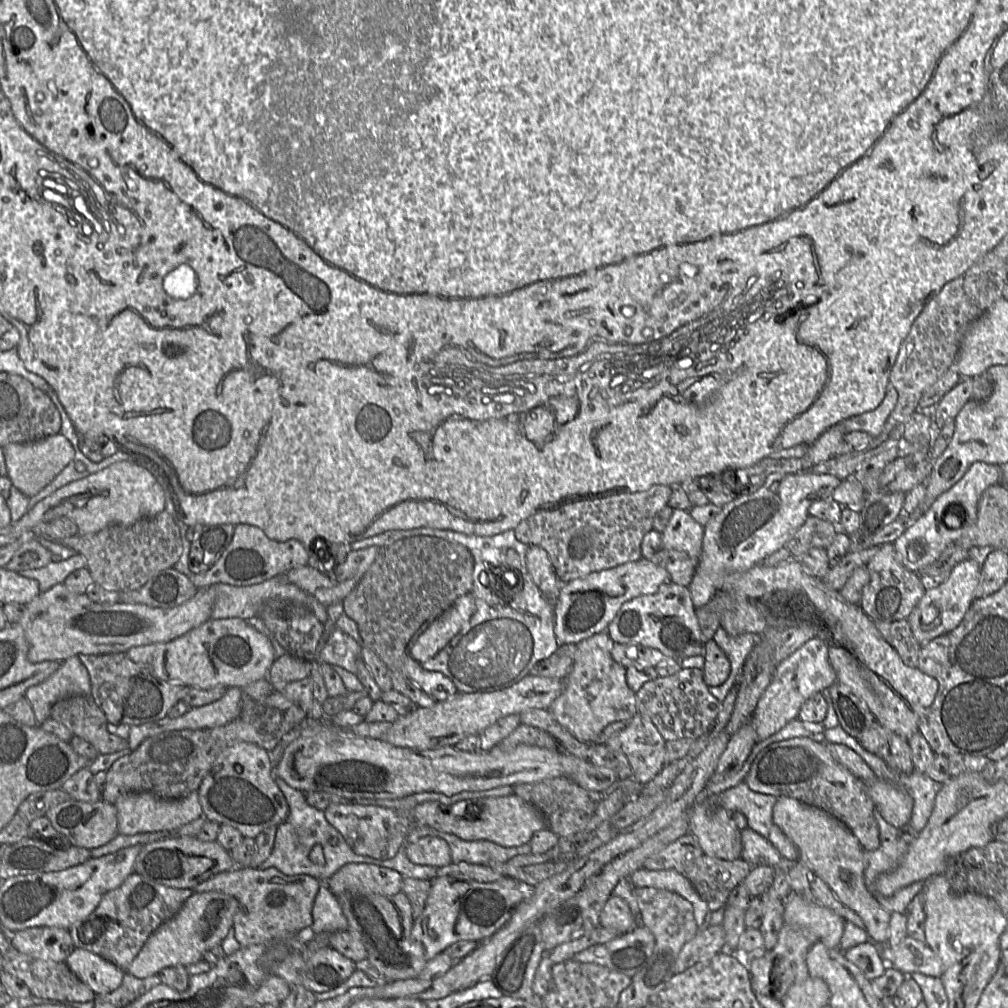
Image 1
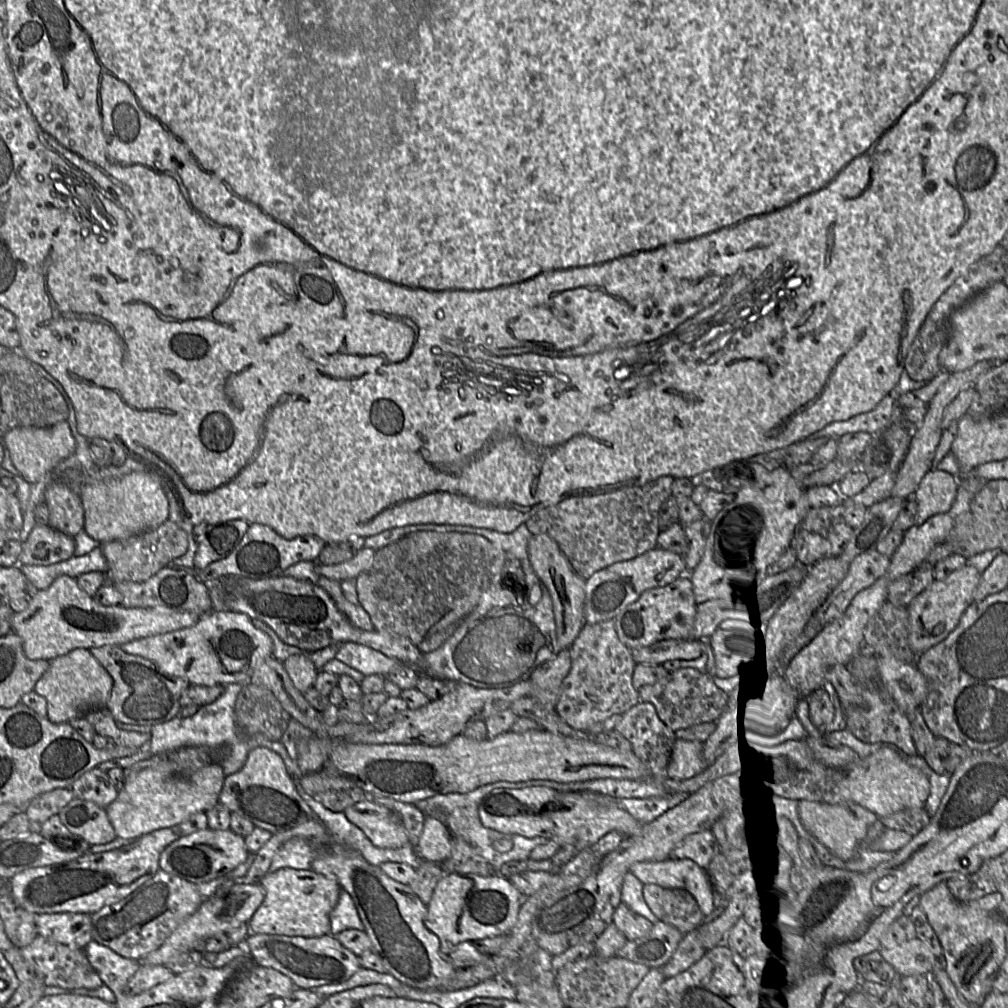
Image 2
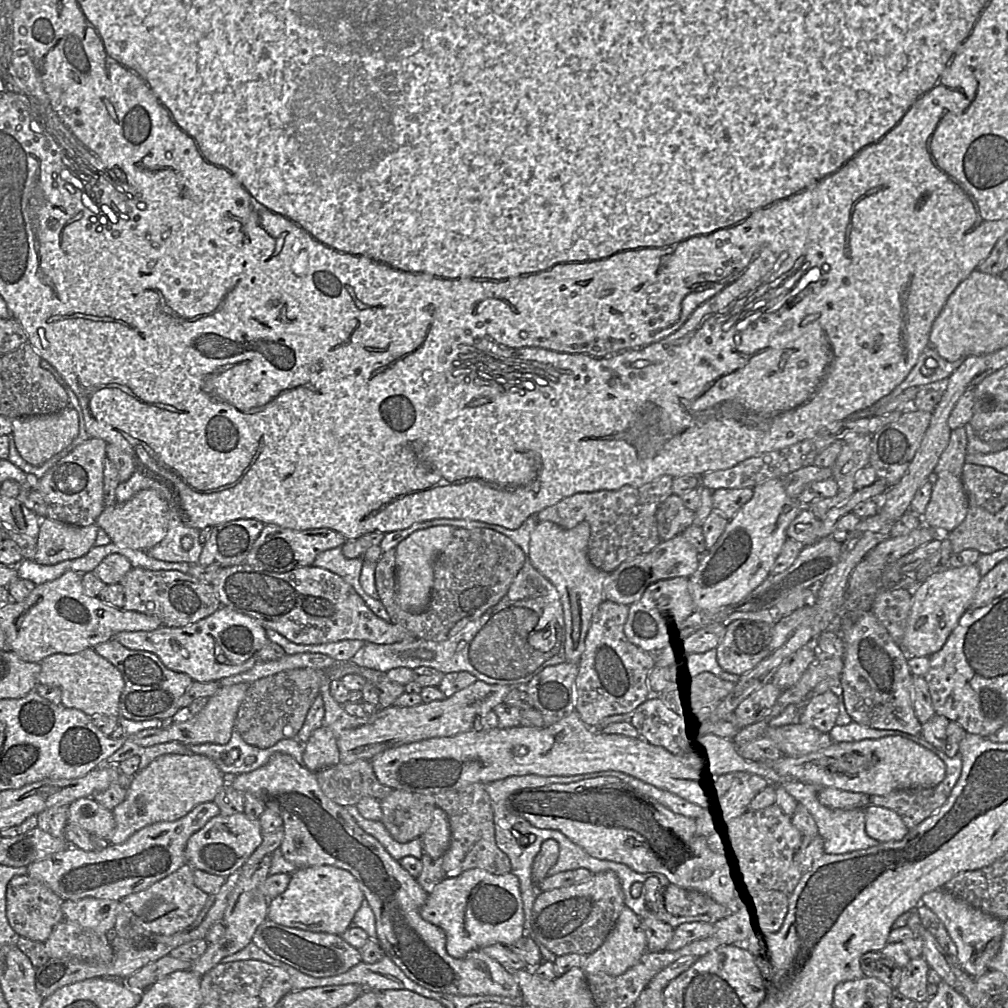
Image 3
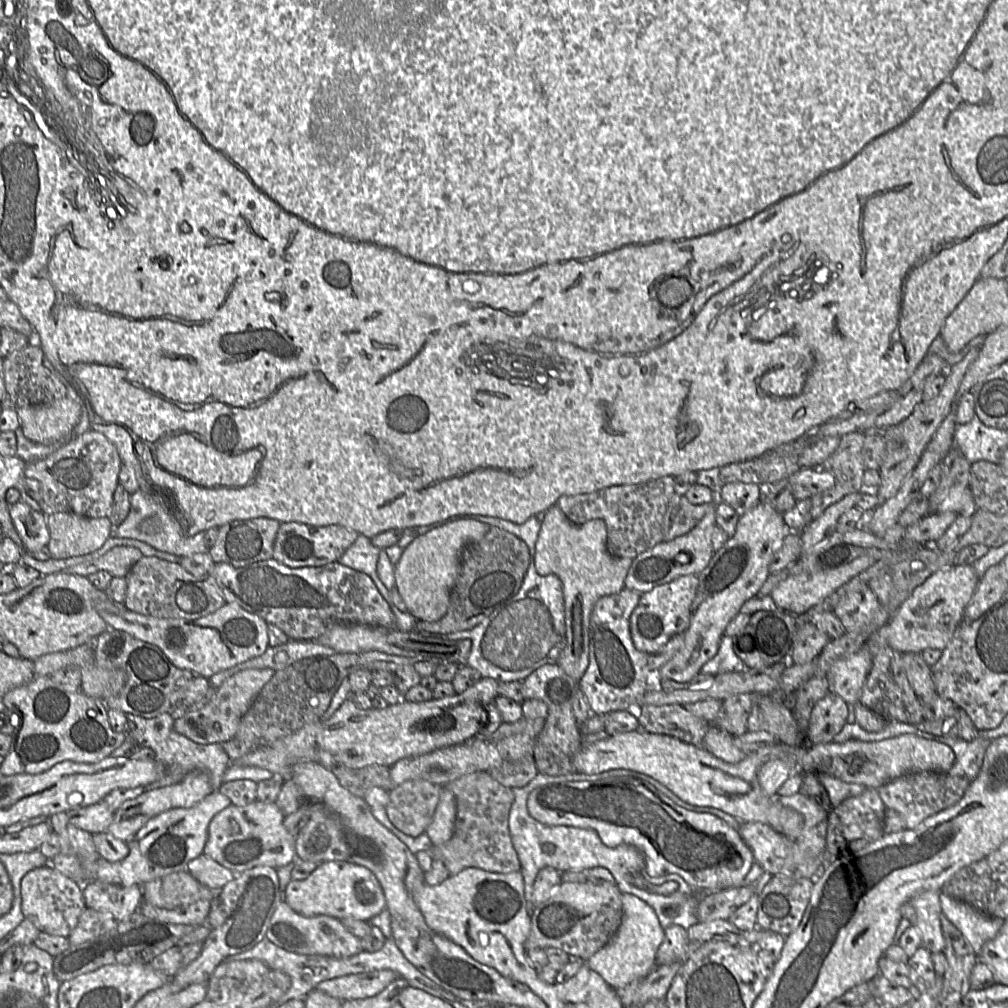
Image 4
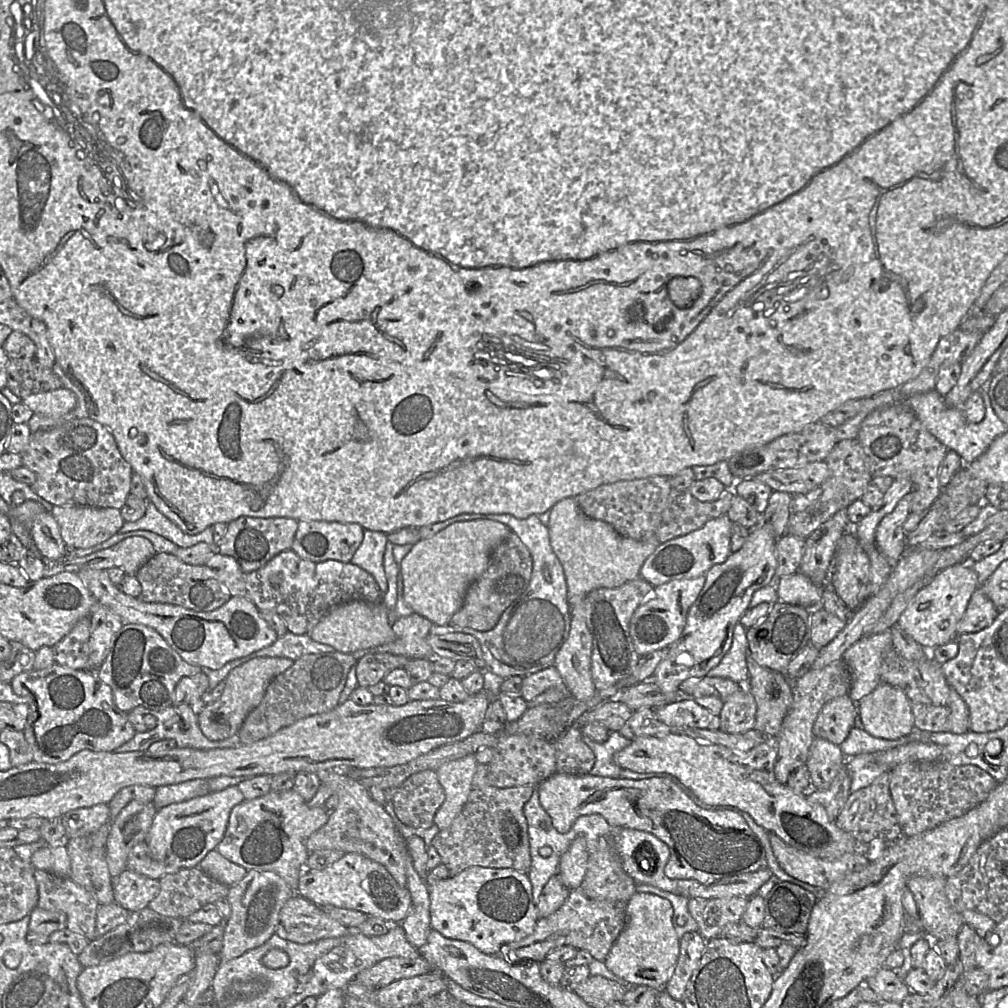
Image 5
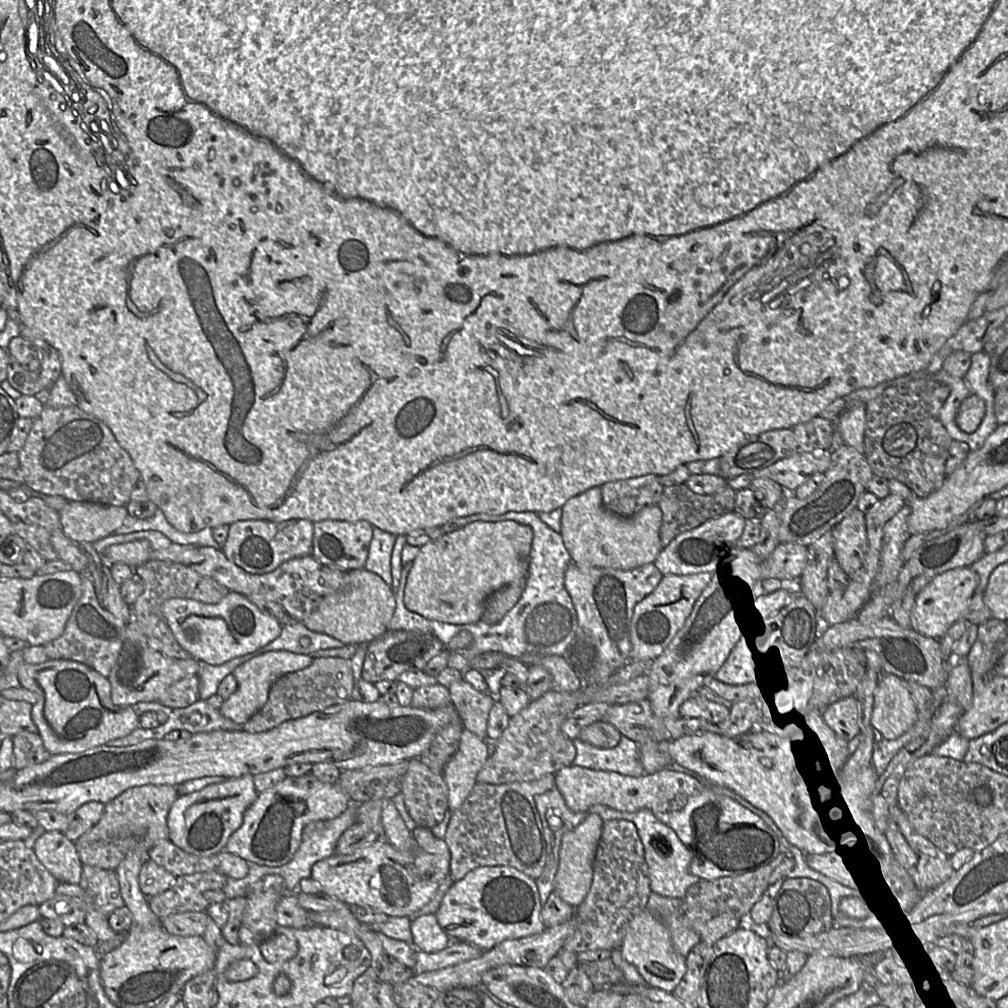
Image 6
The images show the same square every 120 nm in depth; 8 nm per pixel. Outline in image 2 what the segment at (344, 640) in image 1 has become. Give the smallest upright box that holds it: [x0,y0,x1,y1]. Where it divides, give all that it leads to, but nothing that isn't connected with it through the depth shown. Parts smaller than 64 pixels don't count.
[334,642,403,676]

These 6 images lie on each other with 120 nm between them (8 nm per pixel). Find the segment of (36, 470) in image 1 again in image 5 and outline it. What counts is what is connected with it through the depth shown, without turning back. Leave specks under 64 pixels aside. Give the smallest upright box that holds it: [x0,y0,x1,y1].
[21,388,76,416]

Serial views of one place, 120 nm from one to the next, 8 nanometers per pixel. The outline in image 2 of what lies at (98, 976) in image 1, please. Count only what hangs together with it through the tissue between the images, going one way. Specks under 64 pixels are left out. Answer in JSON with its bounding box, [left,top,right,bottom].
[84,940,141,995]

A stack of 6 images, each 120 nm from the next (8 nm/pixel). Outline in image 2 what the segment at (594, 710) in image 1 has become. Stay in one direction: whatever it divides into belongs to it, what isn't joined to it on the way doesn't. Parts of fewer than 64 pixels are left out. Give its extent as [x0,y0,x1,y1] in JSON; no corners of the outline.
[555,620,640,731]

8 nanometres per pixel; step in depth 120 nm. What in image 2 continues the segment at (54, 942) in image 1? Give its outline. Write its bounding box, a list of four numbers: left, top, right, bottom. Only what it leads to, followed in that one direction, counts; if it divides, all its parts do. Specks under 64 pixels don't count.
[35,913,91,949]

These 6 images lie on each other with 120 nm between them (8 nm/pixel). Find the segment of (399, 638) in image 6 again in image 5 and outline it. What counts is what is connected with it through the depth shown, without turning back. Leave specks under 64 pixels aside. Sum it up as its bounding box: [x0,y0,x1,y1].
[356,653,411,688]

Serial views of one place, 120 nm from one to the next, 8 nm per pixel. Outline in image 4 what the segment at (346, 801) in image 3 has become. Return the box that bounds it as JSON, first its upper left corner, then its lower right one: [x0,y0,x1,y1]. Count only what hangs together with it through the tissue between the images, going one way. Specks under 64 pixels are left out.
[332,765,395,797]

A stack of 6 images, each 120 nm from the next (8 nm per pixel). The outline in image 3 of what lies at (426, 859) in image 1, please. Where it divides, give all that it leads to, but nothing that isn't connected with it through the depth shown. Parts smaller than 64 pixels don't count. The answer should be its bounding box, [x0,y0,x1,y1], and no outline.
[421,806,451,858]

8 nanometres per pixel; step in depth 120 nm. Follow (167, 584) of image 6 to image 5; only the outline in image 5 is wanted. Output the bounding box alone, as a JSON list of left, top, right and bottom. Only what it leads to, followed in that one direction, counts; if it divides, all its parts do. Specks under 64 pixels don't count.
[135,553,230,612]

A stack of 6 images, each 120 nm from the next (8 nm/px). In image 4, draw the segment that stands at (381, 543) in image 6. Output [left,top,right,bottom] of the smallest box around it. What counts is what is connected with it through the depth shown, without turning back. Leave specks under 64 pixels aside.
[337,534,393,604]

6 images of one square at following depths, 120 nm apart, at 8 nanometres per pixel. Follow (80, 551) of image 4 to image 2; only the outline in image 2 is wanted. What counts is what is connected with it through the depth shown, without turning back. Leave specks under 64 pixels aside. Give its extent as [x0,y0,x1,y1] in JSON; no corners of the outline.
[18,524,74,566]

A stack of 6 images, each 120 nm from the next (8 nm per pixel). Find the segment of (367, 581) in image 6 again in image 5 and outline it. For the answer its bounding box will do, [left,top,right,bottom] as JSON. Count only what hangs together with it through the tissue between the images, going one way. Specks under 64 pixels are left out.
[312,600,396,652]

